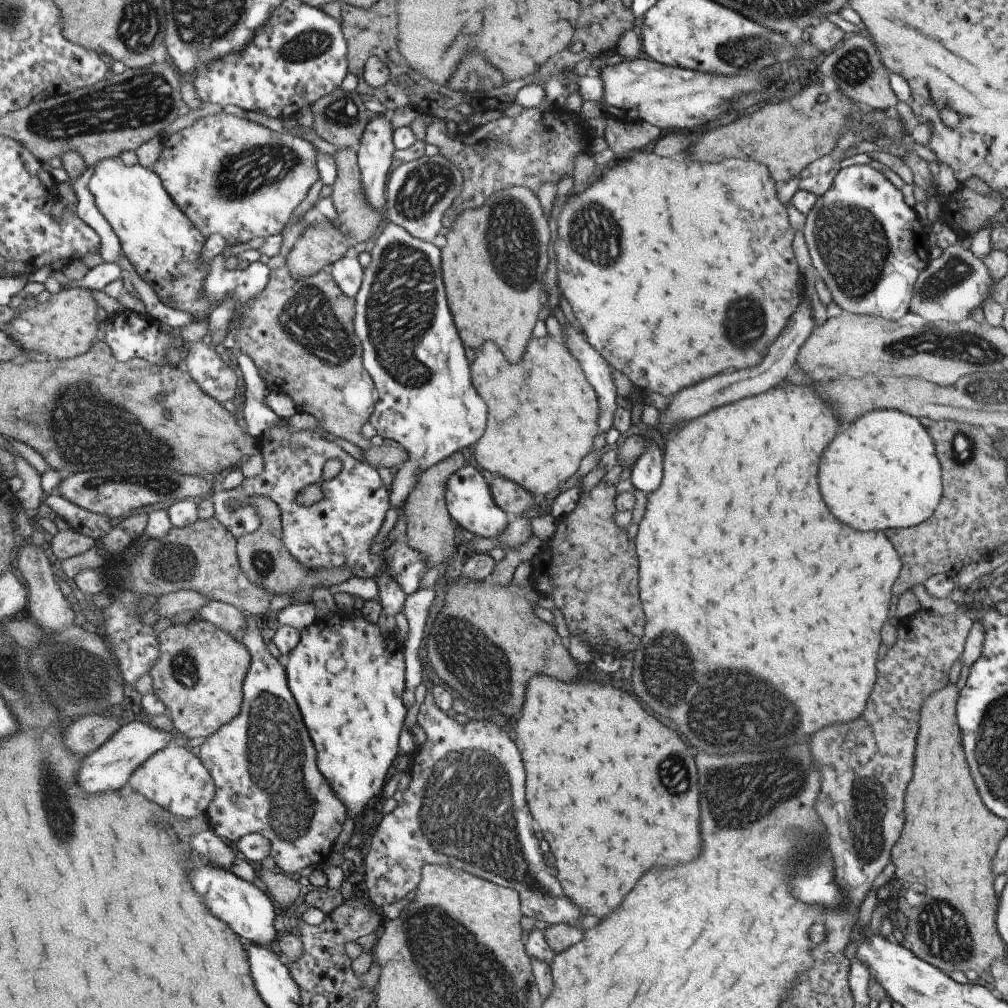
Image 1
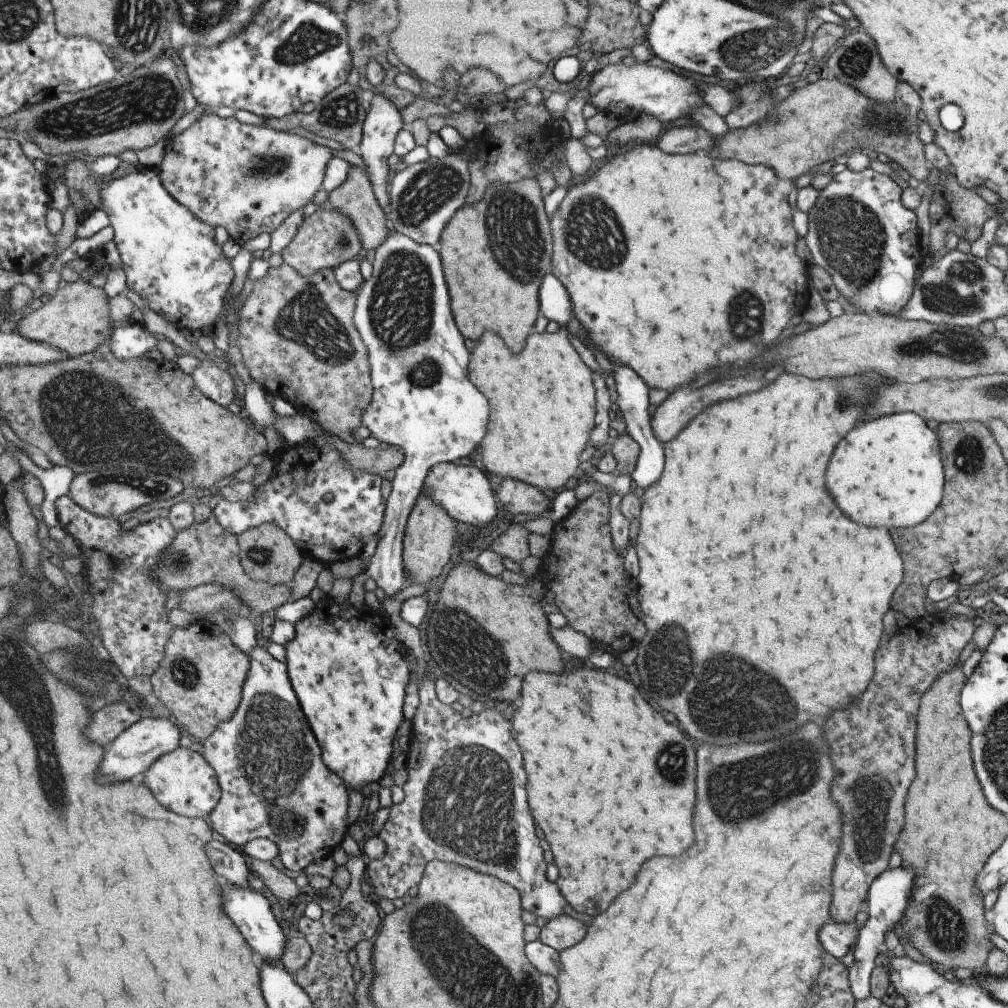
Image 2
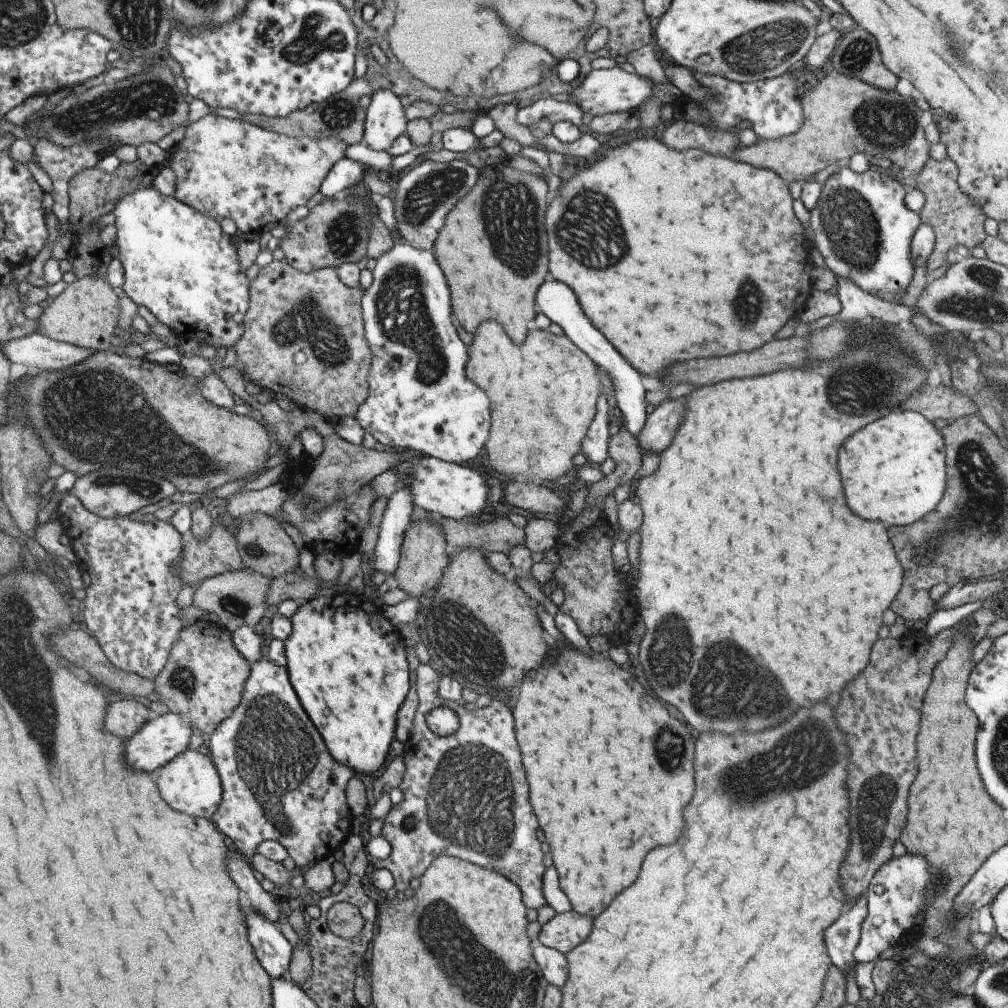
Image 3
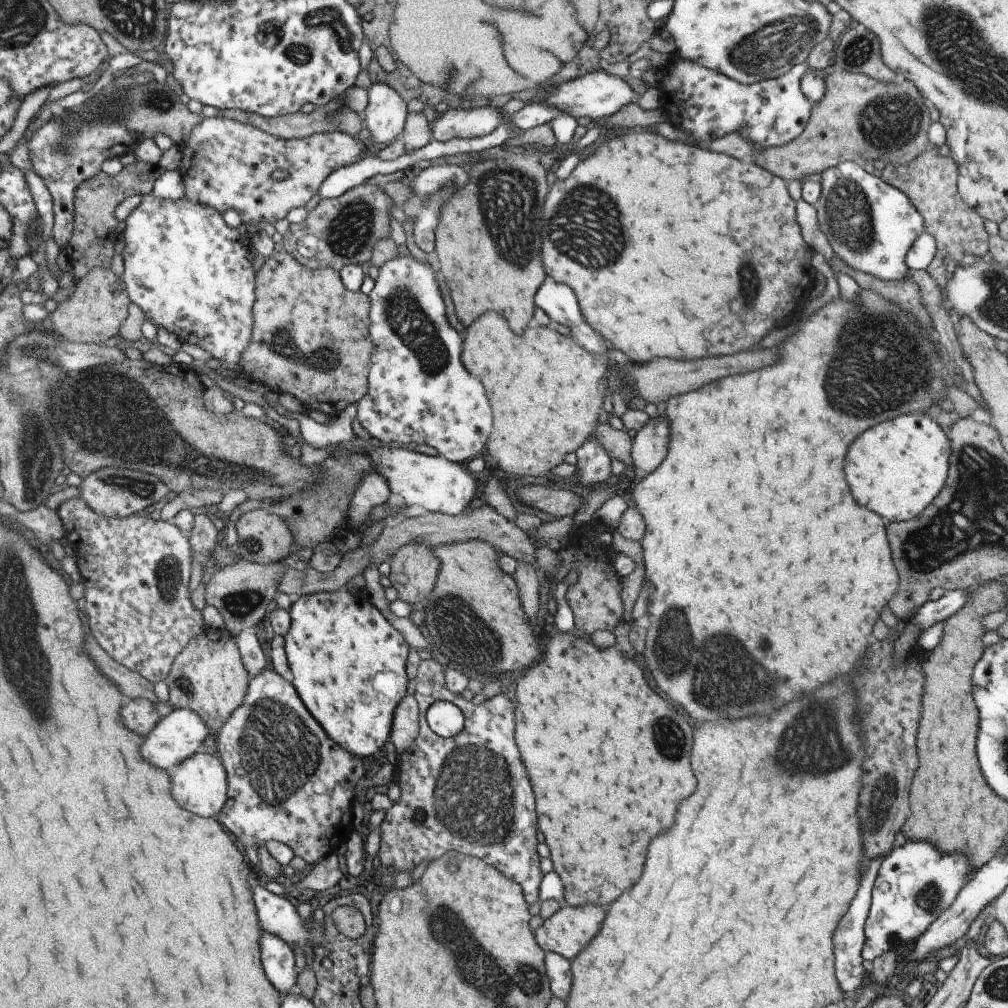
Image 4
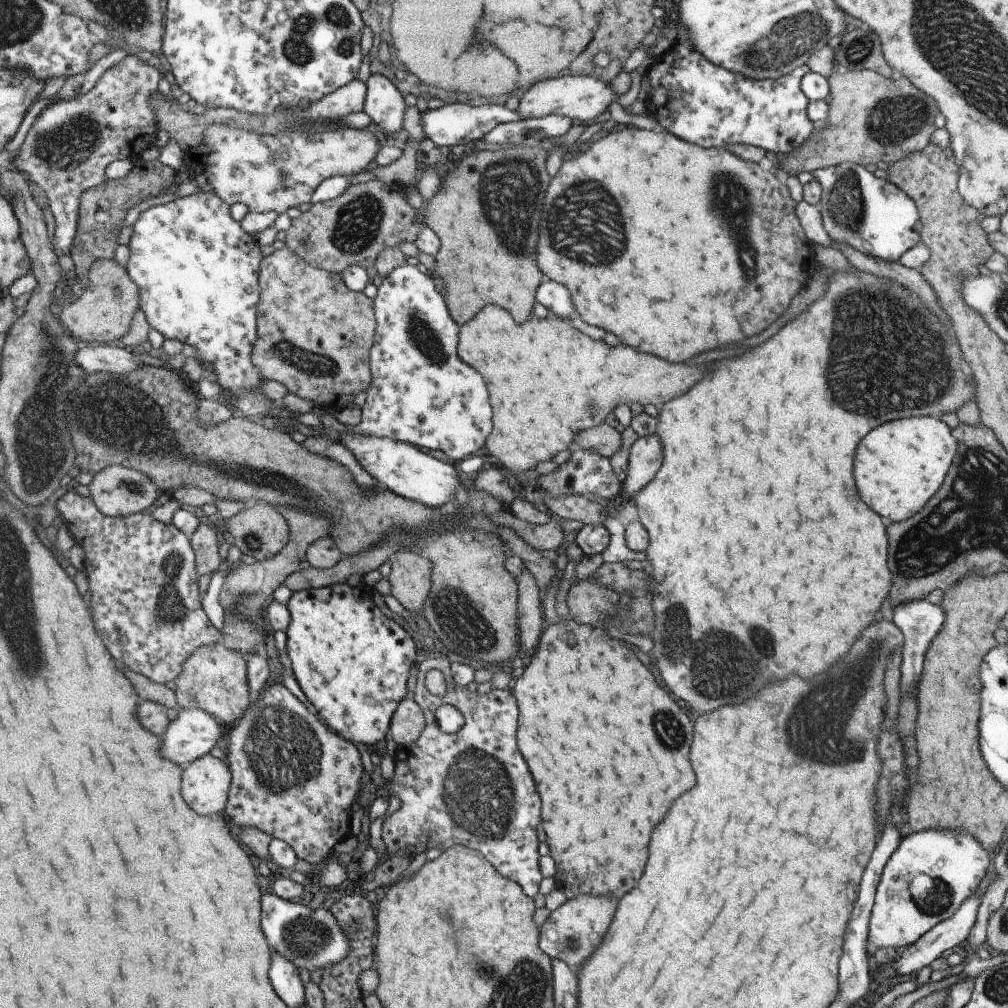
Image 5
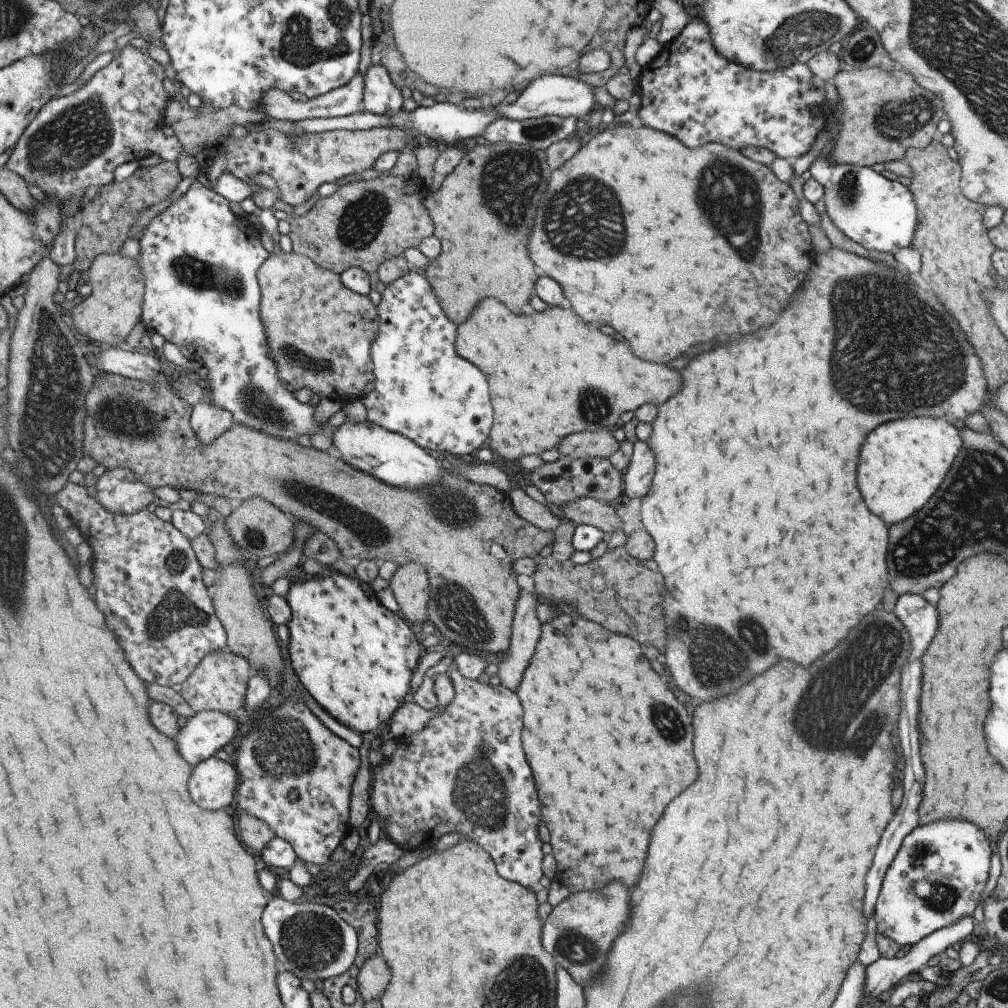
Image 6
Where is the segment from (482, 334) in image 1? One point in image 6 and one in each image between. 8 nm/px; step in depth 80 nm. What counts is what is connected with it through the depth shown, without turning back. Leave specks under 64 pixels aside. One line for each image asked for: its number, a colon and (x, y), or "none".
2: (494, 253)
3: (500, 255)
4: (487, 239)
5: (485, 213)
6: (481, 213)

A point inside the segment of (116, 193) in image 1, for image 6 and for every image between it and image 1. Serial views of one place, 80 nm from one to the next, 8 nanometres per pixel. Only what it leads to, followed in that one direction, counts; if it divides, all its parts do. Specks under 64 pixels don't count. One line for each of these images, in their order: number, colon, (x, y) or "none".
2: (169, 258)
3: (177, 263)
4: (189, 274)
5: (196, 270)
6: (199, 262)

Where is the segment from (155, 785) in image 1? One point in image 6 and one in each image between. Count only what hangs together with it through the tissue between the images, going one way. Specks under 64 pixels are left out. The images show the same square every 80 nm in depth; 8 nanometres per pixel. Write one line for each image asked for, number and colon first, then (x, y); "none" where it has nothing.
2: (182, 781)
3: (189, 783)
4: (199, 783)
5: (206, 781)
6: (212, 784)

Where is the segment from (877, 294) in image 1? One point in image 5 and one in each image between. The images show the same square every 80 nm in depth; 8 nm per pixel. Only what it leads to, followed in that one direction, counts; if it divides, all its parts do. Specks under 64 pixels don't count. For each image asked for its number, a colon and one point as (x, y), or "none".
2: (859, 233)
3: (860, 226)
4: (870, 225)
5: (863, 209)

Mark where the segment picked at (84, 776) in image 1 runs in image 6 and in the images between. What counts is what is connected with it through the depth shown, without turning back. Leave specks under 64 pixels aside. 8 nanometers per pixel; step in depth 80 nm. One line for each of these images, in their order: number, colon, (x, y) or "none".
2: (132, 752)
3: (162, 738)
4: (179, 735)
5: (193, 733)
6: (204, 733)

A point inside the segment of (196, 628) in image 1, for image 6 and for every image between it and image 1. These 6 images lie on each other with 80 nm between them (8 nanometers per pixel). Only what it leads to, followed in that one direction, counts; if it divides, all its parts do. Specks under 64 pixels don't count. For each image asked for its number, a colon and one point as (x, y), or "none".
2: (199, 680)
3: (202, 680)
4: (208, 677)
5: (213, 678)
6: (218, 683)

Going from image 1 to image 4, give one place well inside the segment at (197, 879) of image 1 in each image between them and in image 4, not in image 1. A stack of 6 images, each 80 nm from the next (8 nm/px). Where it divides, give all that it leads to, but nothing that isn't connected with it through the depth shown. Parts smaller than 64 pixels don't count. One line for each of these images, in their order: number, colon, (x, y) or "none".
2: (250, 911)
3: (273, 951)
4: (277, 960)

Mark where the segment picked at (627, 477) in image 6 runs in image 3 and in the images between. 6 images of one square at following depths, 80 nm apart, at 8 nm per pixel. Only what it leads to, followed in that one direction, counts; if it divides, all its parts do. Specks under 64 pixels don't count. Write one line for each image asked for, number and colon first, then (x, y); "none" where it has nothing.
3: (661, 423)
4: (649, 445)
5: (644, 456)

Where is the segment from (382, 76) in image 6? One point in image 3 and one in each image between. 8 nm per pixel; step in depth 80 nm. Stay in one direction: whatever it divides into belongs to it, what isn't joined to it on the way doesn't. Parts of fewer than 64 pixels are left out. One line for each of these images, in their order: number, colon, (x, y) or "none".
3: (384, 121)
4: (385, 113)
5: (384, 105)

